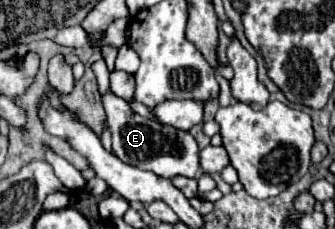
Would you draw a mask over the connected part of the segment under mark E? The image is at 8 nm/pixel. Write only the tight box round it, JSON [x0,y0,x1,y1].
[104,93,202,179]

